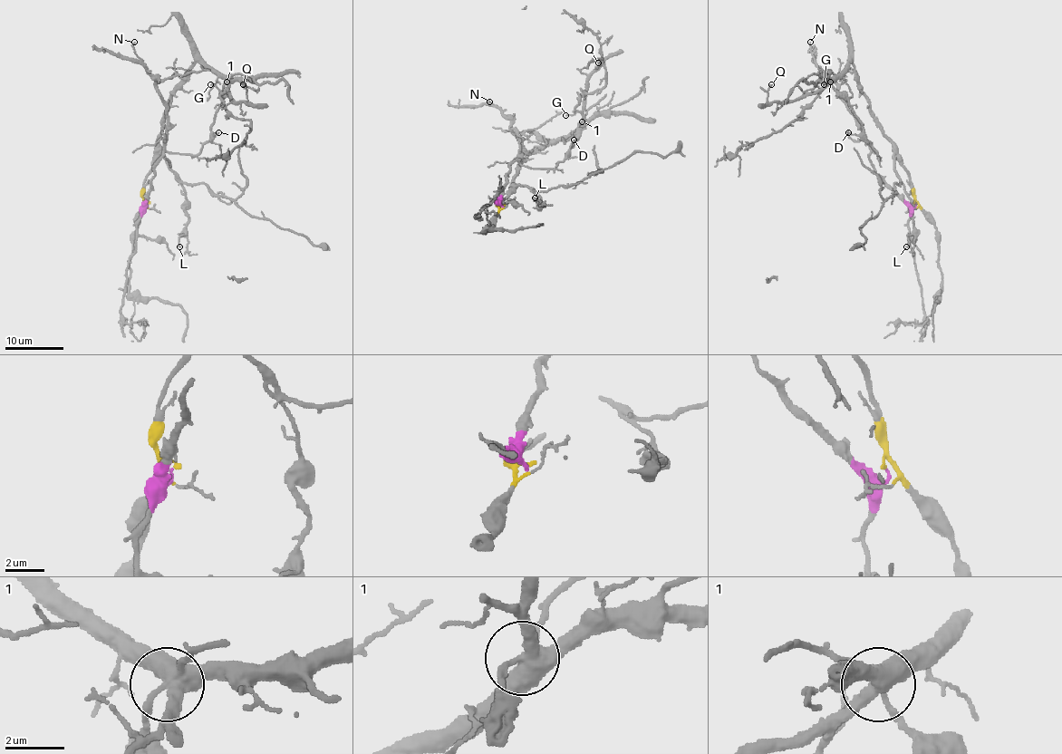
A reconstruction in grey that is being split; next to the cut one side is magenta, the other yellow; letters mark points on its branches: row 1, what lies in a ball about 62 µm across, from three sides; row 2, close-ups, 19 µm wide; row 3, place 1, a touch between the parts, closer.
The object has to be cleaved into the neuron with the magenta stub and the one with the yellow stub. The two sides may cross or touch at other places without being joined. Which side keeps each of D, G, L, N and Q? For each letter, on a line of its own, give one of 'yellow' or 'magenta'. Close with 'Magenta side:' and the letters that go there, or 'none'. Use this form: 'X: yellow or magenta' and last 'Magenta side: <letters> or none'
D: magenta
G: yellow
L: yellow
N: magenta
Q: yellow
Magenta side: D, N

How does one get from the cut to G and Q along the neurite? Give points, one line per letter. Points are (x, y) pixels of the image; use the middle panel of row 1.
G: (504, 207), (498, 205), (508, 195), (516, 169), (533, 150), (567, 138), (583, 120), (579, 111), (565, 115)
Q: (504, 207), (498, 205), (516, 169), (533, 150), (567, 138), (582, 122), (589, 74), (603, 60), (598, 62)

